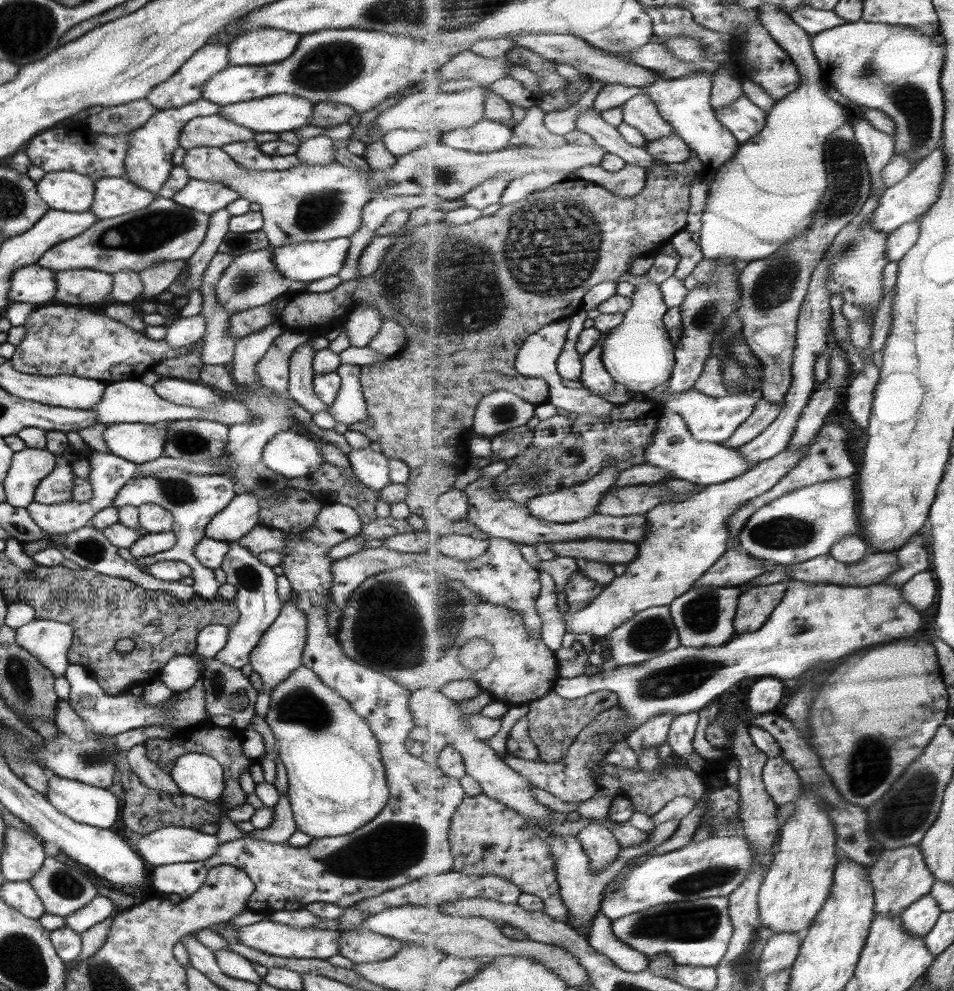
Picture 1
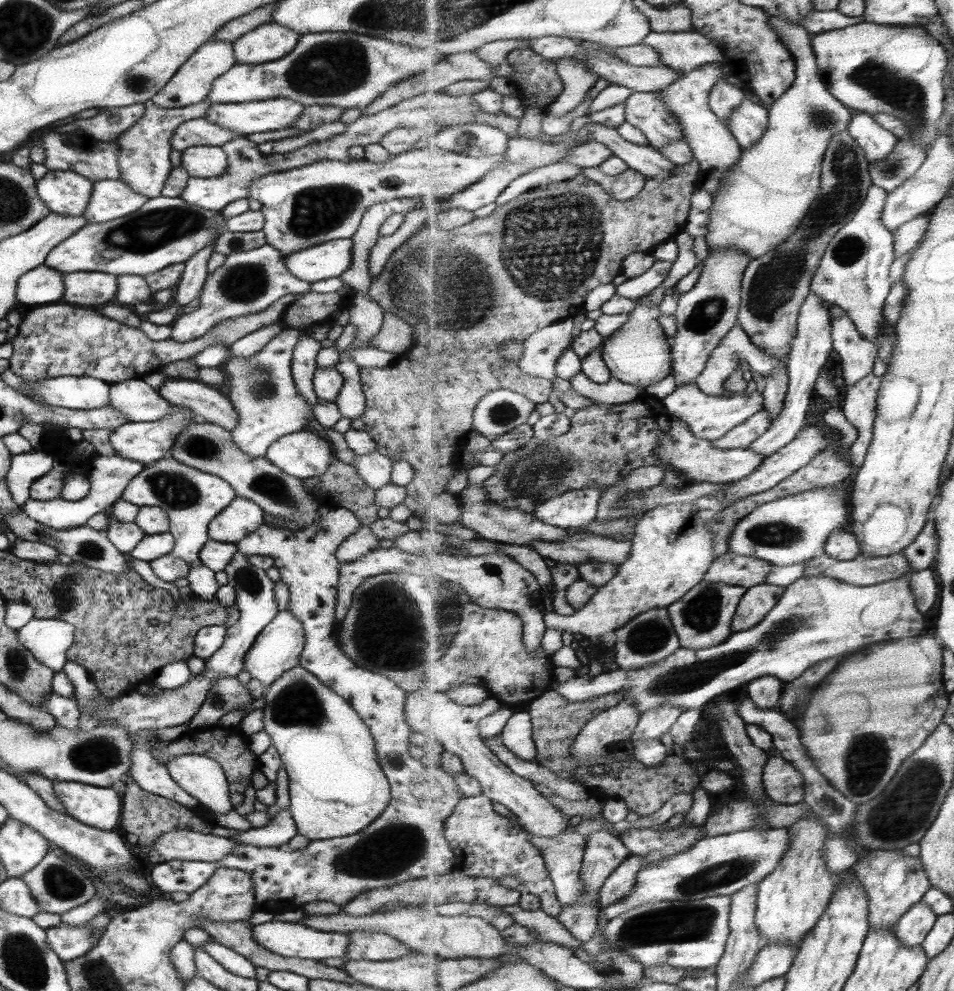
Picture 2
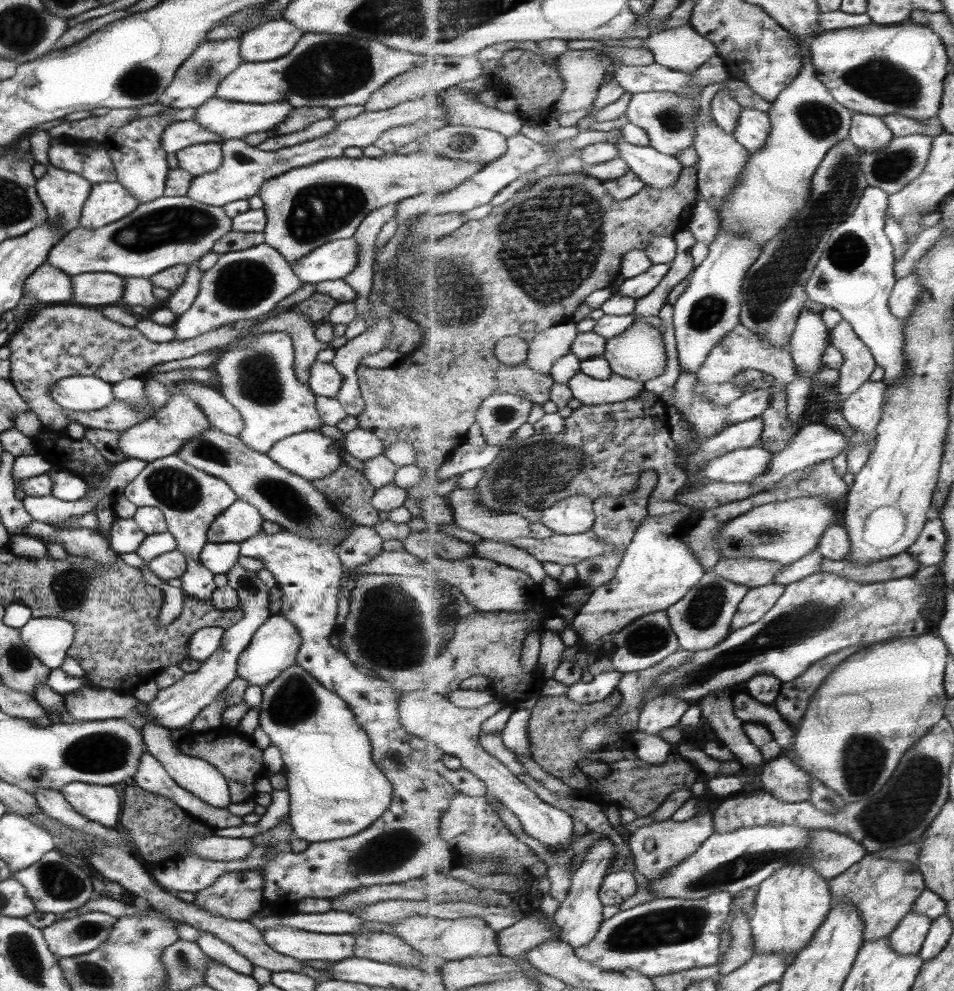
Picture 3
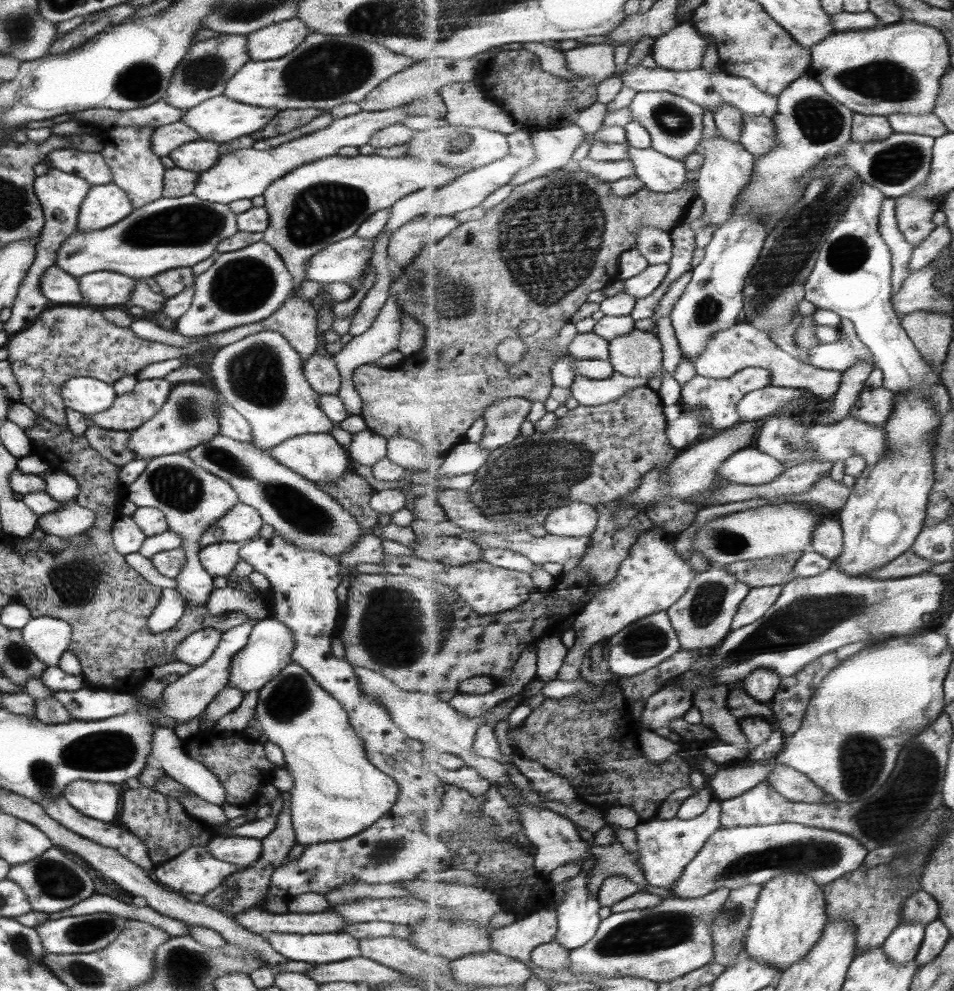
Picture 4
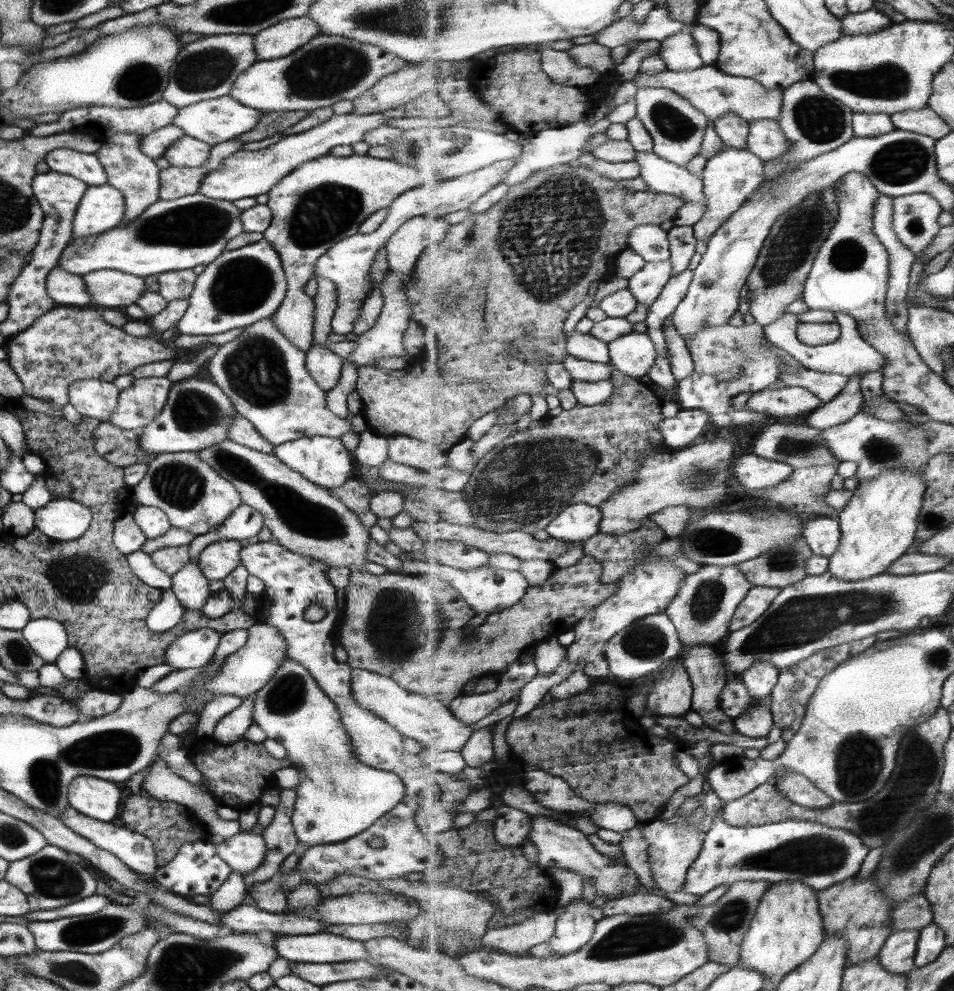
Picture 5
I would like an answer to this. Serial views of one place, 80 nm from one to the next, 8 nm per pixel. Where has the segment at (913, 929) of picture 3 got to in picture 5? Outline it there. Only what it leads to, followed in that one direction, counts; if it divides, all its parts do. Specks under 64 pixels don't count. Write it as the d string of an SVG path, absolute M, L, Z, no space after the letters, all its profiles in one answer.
M897 930L885 941L878 955L881 964L897 974L908 974L916 967L920 930Z

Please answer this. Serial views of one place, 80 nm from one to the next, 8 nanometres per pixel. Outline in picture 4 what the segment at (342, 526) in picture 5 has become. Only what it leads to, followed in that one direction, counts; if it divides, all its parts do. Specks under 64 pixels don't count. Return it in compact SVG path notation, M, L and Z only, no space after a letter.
M217 434L185 453L198 467L229 484L236 492L238 502L256 510L262 523L273 528L273 534L292 542L297 548L314 550L338 561L340 554L349 552L362 535L354 516L351 516L334 498L325 494L316 483L305 480L296 472L271 458L267 451L261 450L251 443L231 440L229 437Z

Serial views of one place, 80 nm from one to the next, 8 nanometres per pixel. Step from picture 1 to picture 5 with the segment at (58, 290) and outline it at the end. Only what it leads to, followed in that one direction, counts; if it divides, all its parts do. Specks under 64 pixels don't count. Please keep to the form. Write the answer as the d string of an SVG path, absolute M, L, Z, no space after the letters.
M118 270L86 272L81 280L85 284L85 292L89 294L91 306L118 310L133 304L145 292L141 278Z

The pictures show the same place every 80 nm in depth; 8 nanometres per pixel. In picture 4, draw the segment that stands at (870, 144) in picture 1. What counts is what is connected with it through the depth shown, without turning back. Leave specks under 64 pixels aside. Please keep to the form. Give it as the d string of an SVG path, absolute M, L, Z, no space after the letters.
M856 113L852 124L852 141L861 144L883 142L894 133L888 116Z

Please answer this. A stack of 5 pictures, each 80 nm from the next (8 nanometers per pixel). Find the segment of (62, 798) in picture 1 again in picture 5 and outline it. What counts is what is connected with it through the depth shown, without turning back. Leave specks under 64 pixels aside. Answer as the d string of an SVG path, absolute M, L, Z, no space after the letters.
M77 776L68 786L67 798L69 806L79 814L109 823L117 816L121 790L106 780Z

